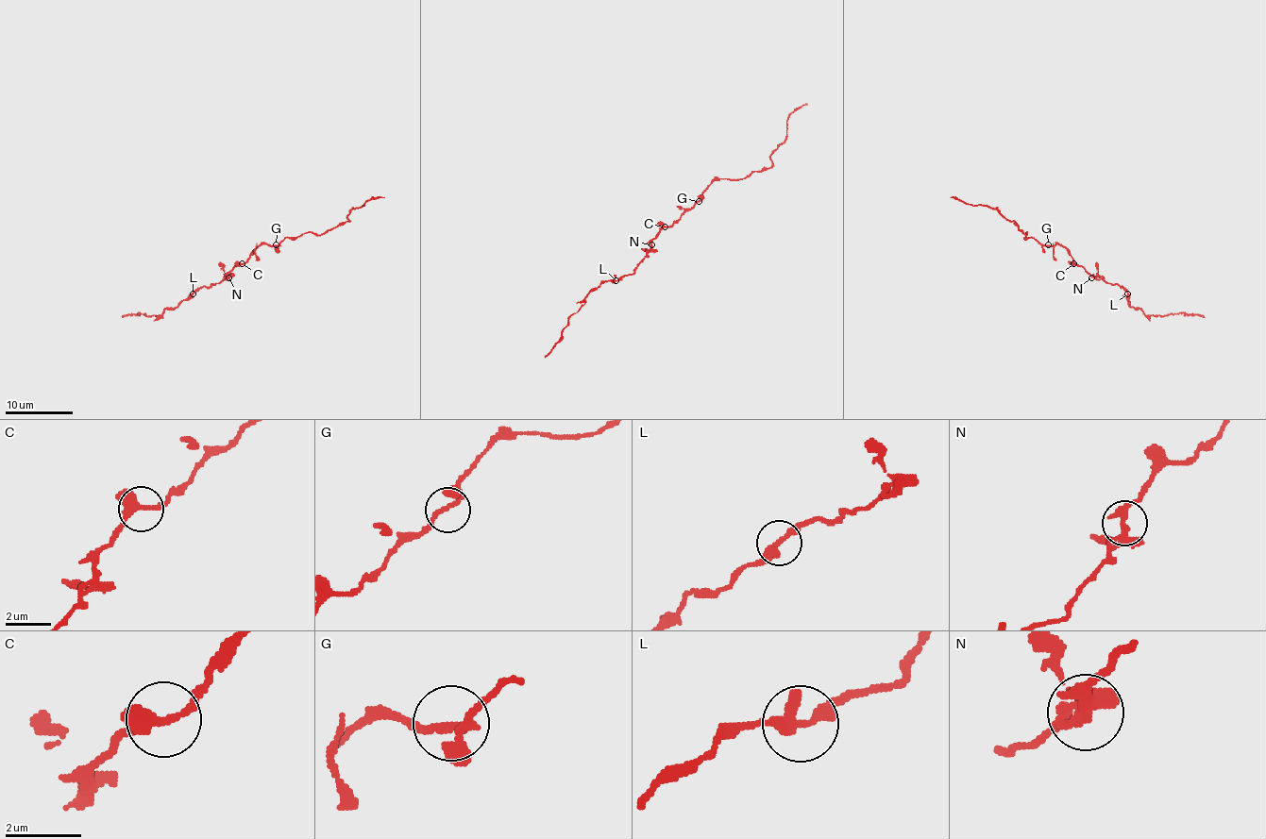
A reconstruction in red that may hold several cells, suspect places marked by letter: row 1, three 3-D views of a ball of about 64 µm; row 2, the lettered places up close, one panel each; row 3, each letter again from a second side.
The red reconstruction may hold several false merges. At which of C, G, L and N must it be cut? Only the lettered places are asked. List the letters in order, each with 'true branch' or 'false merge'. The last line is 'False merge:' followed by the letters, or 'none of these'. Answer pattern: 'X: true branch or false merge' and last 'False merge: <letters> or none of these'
C: true branch
G: true branch
L: true branch
N: true branch
False merge: none of these

